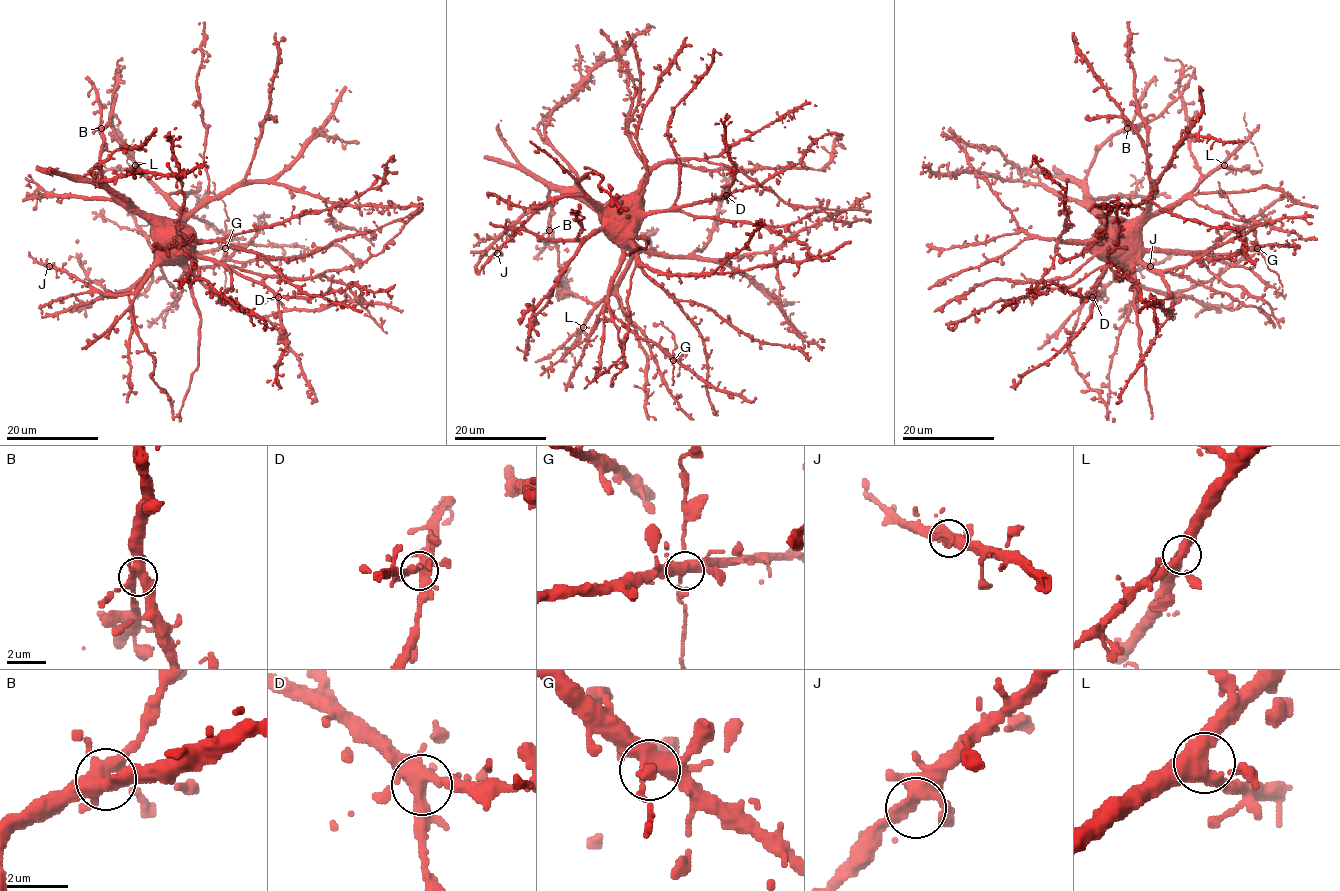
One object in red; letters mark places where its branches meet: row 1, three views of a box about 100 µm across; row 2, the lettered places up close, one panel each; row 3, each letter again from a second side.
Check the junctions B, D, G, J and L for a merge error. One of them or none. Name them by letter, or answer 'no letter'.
no letter

